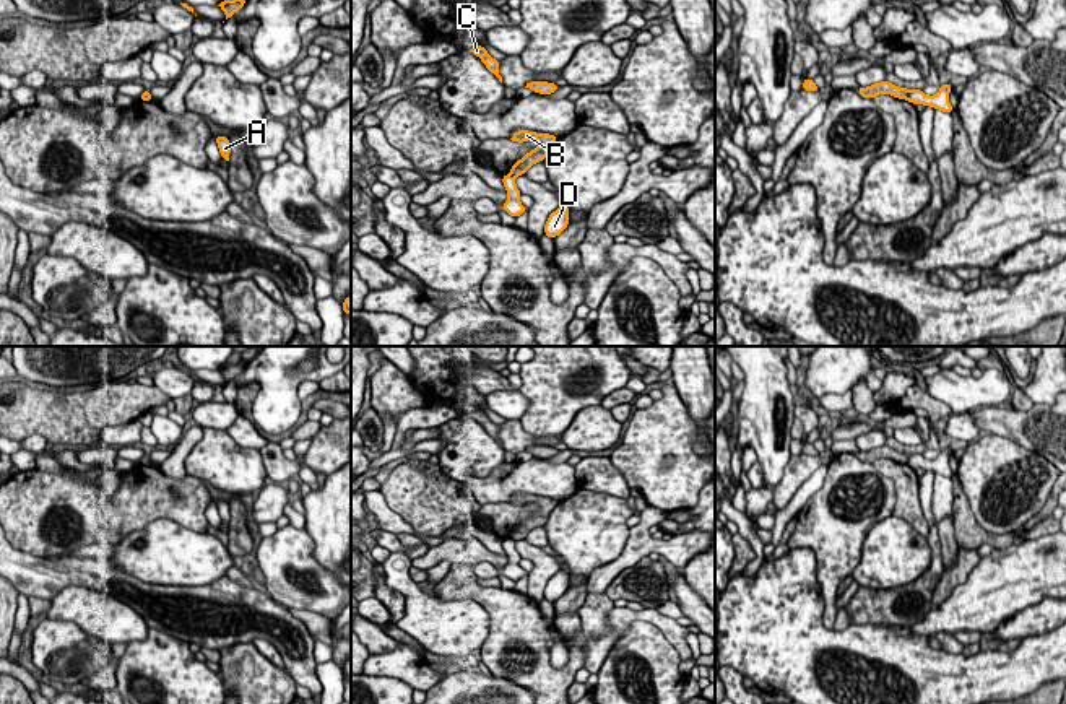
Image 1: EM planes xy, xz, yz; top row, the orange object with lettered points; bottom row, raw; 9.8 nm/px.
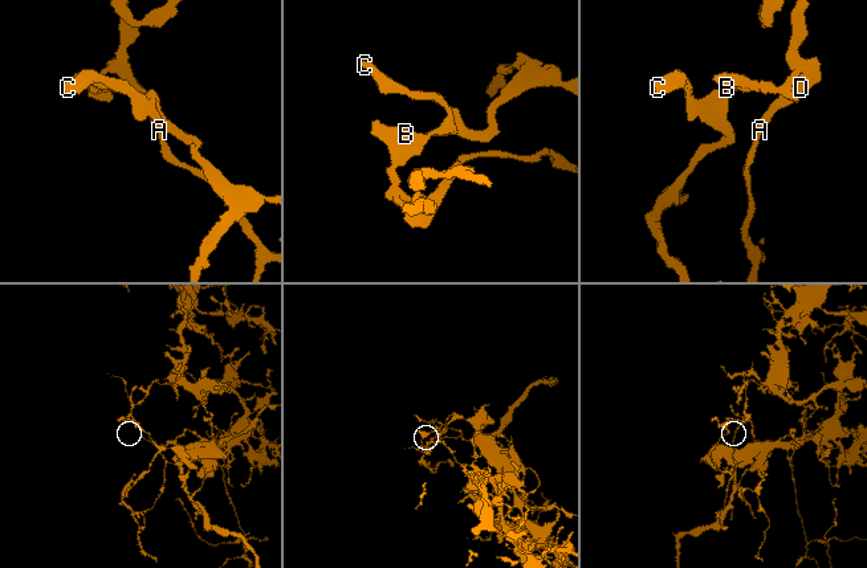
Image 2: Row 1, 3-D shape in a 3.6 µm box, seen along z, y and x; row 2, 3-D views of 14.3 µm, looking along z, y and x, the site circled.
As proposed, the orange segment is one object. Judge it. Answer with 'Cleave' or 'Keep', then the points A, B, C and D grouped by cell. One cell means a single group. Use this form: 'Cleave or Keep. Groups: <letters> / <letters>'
Cleave. Groups: A D / B C

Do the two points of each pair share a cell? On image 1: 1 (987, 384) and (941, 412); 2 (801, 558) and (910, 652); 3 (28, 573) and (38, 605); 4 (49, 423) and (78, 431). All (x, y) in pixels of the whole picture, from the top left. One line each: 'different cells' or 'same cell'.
1: different cells
2: same cell
3: different cells
4: same cell

